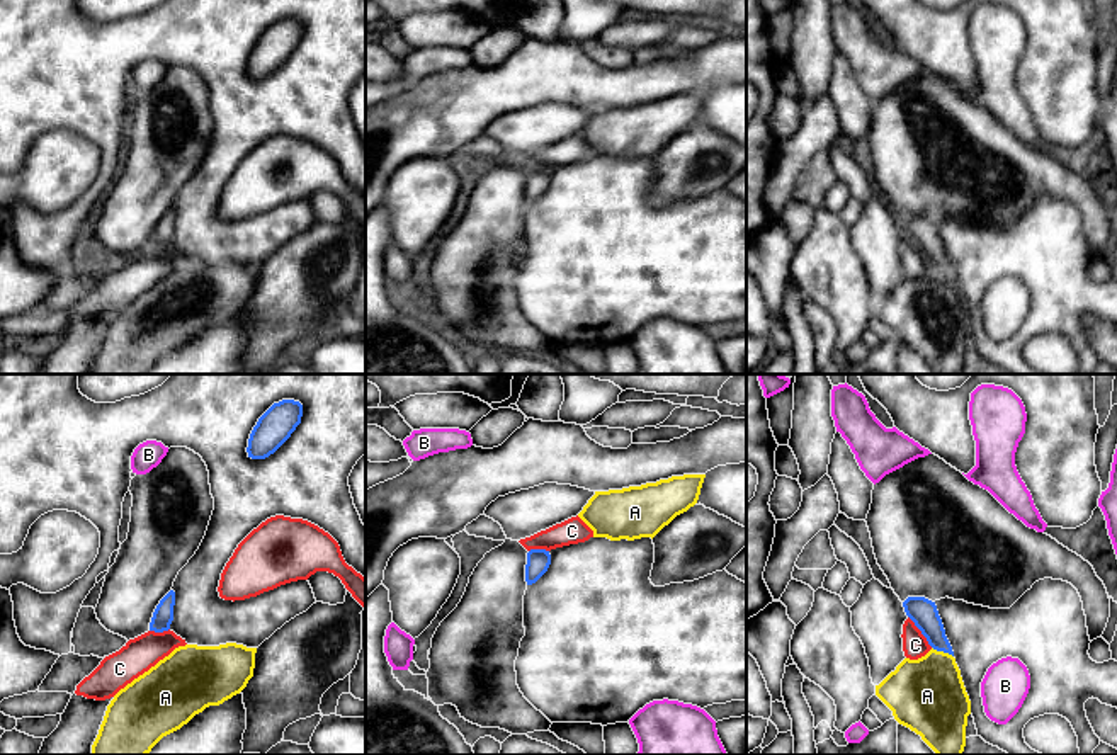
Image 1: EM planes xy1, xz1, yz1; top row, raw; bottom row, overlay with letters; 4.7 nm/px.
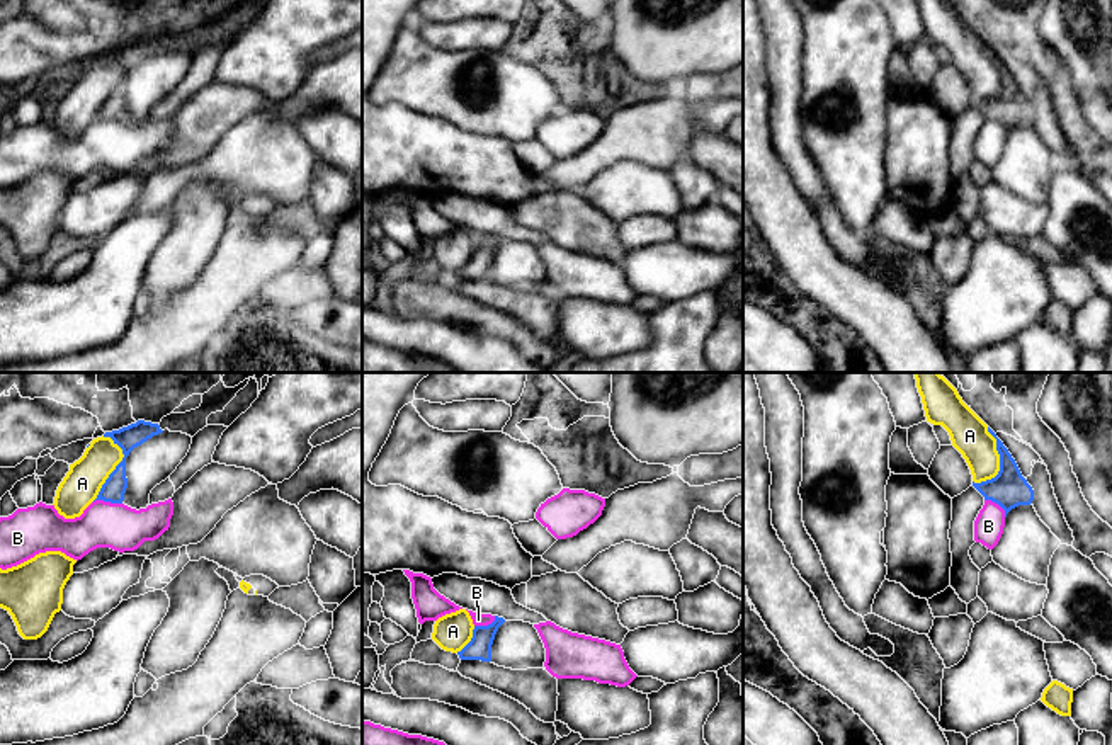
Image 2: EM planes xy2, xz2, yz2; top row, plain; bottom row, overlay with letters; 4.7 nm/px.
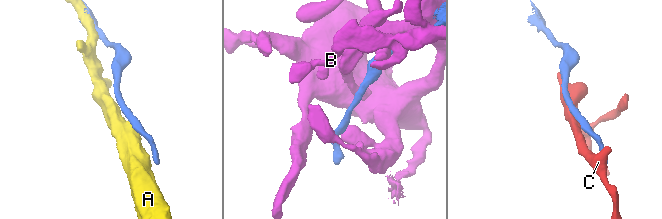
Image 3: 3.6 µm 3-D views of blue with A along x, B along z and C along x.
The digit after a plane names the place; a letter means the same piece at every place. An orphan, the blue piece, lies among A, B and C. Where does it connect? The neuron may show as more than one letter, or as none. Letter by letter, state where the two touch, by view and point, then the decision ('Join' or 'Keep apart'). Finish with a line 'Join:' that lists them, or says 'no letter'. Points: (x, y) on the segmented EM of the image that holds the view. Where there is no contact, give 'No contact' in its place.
A: Touches blue at xy2 (116, 468). Keep apart
B: Touches blue at xy2 (107, 500). Keep apart
C: Touches blue at yz1 (920, 630). Keep apart
Join: no letter

